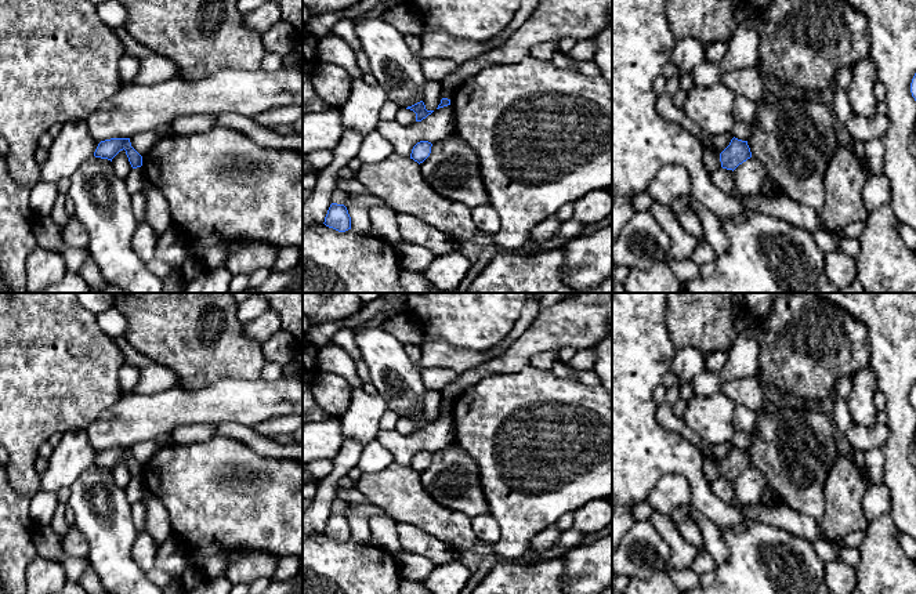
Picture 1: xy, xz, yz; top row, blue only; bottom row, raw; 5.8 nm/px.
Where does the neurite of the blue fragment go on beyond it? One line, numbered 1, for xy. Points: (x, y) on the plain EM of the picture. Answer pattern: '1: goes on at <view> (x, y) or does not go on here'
1: does not go on here

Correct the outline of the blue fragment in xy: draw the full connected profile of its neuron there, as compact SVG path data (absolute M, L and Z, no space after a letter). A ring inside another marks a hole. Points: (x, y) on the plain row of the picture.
M111 448L101 450L94 466L112 471L112 468L123 459L126 460L133 478L142 475L142 466L131 456L130 448Z

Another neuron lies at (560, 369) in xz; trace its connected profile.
M555 361L551 372L554 373L554 376L557 376L560 379L566 379L566 380L578 381L578 379L572 374L571 367L566 366L561 361Z

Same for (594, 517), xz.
M595 499L573 511L573 528L583 535L604 532L612 524L609 499Z

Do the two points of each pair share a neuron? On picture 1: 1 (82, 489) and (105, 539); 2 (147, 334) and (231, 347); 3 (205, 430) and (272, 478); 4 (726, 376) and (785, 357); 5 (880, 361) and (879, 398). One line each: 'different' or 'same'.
1: same
2: same
3: different
4: different
5: different

